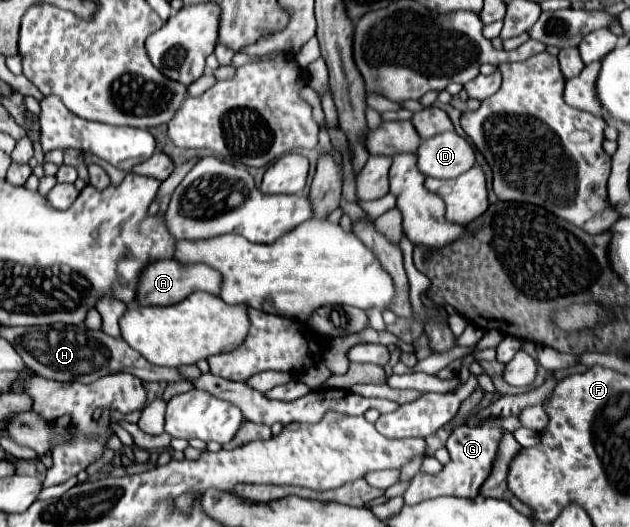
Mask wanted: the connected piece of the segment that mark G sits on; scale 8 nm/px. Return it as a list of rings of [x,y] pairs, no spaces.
[[[509,416],[509,418],[495,418],[495,420],[489,420],[485,422],[483,426],[479,428],[469,428],[469,426],[457,426],[449,440],[447,440],[447,450],[451,454],[451,462],[445,464],[445,468],[435,474],[435,476],[429,476],[429,474],[423,474],[419,472],[413,480],[411,480],[411,486],[409,490],[403,494],[405,498],[405,504],[419,504],[423,500],[429,500],[429,498],[439,498],[439,496],[461,496],[461,498],[475,498],[479,494],[479,488],[481,484],[487,480],[489,472],[491,472],[491,462],[495,458],[495,452],[497,452],[497,446],[499,446],[499,440],[501,440],[501,434],[503,430],[509,430],[509,432],[515,432],[519,428],[519,418],[517,416]]]

